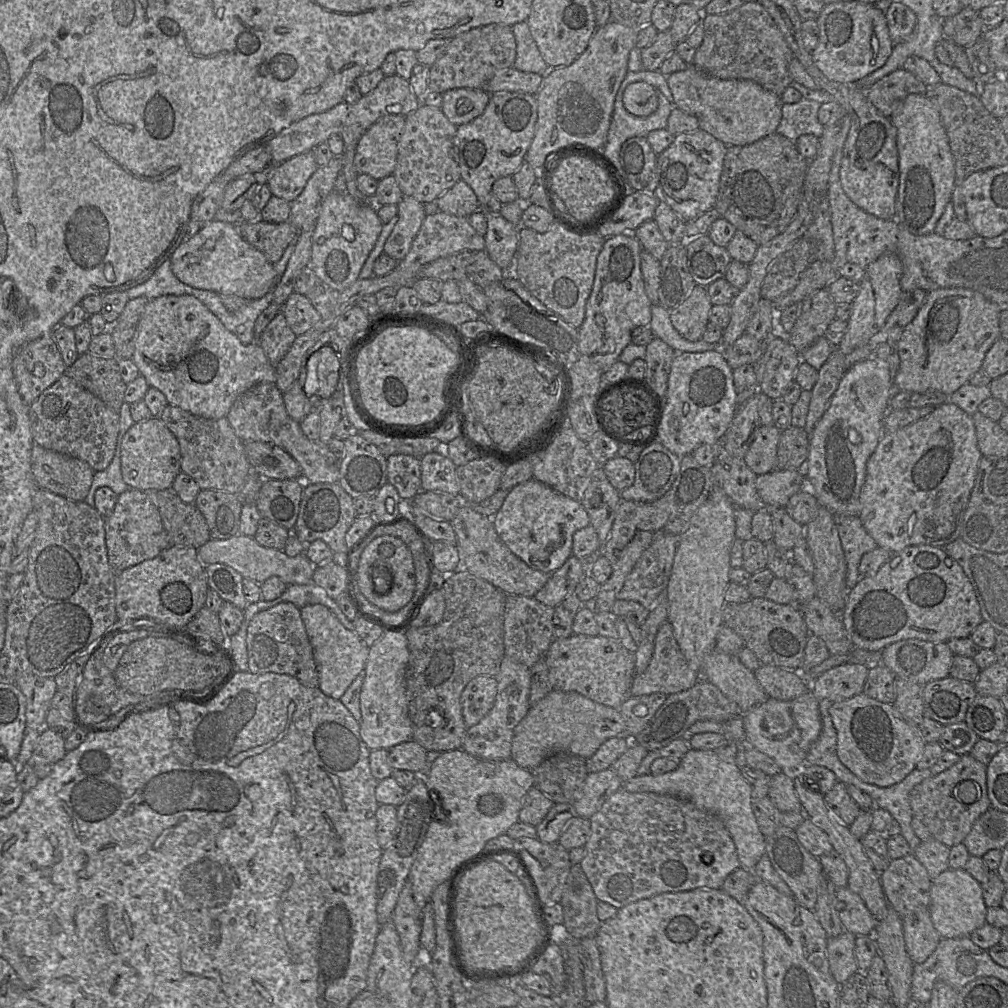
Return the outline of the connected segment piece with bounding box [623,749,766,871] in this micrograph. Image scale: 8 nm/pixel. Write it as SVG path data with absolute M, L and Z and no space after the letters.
M691 749L681 759L676 770L660 775L637 775L624 782L623 788L629 792L674 796L717 816L729 831L744 869L753 871L766 854L766 837L753 812L751 786L736 763L723 761L715 751Z

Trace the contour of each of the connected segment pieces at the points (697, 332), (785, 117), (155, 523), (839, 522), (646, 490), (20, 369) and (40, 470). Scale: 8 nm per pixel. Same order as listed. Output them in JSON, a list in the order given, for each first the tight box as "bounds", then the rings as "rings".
[{"bounds":[668,285,712,341],"rings":[[[695,285],[683,303],[668,309],[671,323],[686,340],[698,341],[709,322],[712,306],[706,287]]]},{"bounds":[776,81,833,141],"rings":[[[792,81],[790,87],[802,94],[802,99],[793,104],[782,105],[781,122],[776,132],[792,141],[801,135],[811,134],[820,137],[824,126],[818,121],[818,110],[821,104],[833,101],[832,95],[824,90],[811,90]]]},{"bounds":[104,489,169,573],"rings":[[[138,489],[124,491],[118,495],[113,511],[105,517],[104,529],[108,562],[115,573],[152,559],[169,546],[168,535],[156,506],[153,492],[157,491],[141,491]]]},{"bounds":[833,513,878,590],"rings":[[[837,513],[833,516],[847,564],[846,586],[849,590],[861,577],[858,567],[862,556],[878,546],[864,528],[858,515]]]},{"bounds":[620,441,681,502],"rings":[[[658,441],[643,448],[634,466],[634,483],[620,492],[621,499],[653,502],[671,488],[680,472],[681,457]]]},{"bounds":[12,334,65,405],"rings":[[[52,334],[23,344],[14,356],[12,371],[18,392],[31,405],[65,372],[61,352]]]},{"bounds":[31,443,95,501],"rings":[[[35,443],[32,447],[31,470],[38,488],[73,501],[84,501],[95,473],[86,461]]]}]

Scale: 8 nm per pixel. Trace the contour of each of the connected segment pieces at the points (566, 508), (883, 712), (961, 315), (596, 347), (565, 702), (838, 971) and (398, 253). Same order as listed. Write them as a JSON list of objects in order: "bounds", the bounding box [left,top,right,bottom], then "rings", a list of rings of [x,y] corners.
[{"bounds":[492,478,590,575],"rings":[[[535,478],[513,487],[492,519],[499,538],[513,554],[530,568],[550,575],[572,555],[573,534],[590,525],[588,513],[581,502]]]},{"bounds":[829,693,927,787],"rings":[[[860,693],[833,703],[829,714],[837,732],[838,757],[863,782],[889,787],[900,783],[917,768],[927,743],[919,726],[906,722],[893,704],[882,703]]]},{"bounds":[893,288,1003,397],"rings":[[[940,288],[927,292],[924,304],[897,341],[899,367],[893,376],[896,391],[940,392],[950,397],[982,368],[986,353],[1000,338],[1000,313],[1003,307],[979,292],[966,288]]]},{"bounds":[578,233,652,372],"rings":[[[622,233],[606,238],[597,257],[584,321],[578,328],[578,349],[580,355],[589,357],[603,372],[632,343],[632,331],[638,327],[649,327],[651,321],[652,304],[645,292],[640,269],[641,251],[642,246],[633,233]]]},{"bounds":[511,689,631,770],"rings":[[[552,689],[540,701],[529,707],[526,716],[515,727],[511,759],[528,770],[534,770],[545,759],[559,753],[588,759],[612,737],[631,739],[618,708],[597,703],[575,691]]]},{"bounds":[828,930,859,985],"rings":[[[845,930],[836,937],[828,938],[830,972],[840,985],[859,971],[855,956],[855,941],[856,936]]]},{"bounds":[383,196,427,261],"rings":[[[403,196],[397,206],[398,222],[385,243],[383,253],[401,261],[409,253],[427,215],[424,204],[409,196]]]}]

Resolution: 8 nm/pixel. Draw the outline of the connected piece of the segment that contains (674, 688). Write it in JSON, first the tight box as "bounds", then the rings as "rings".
{"bounds":[630,621,701,696],"rings":[[[665,621],[658,630],[651,660],[644,672],[635,674],[630,686],[630,696],[643,696],[661,692],[667,696],[693,687],[701,679],[700,672],[690,666],[674,636],[673,626]]]}

